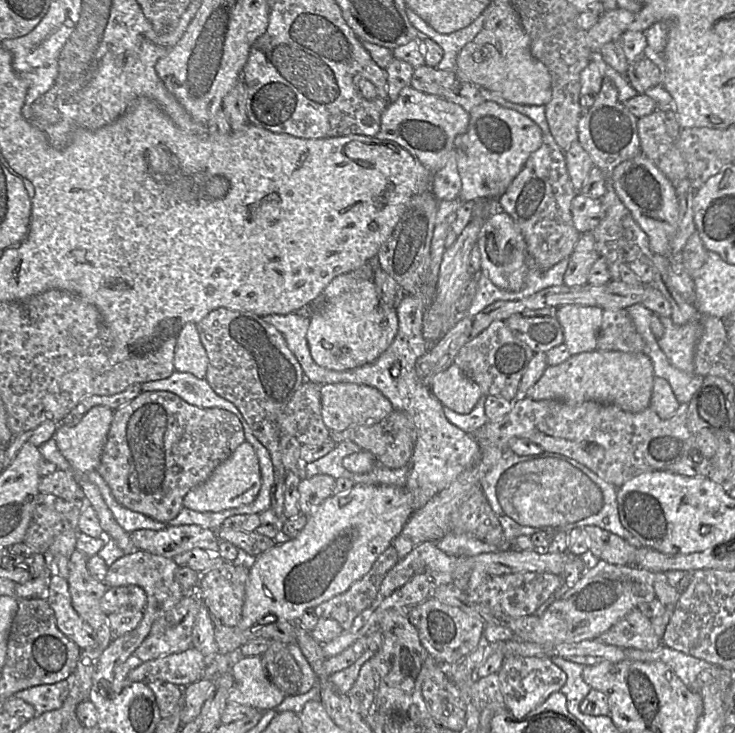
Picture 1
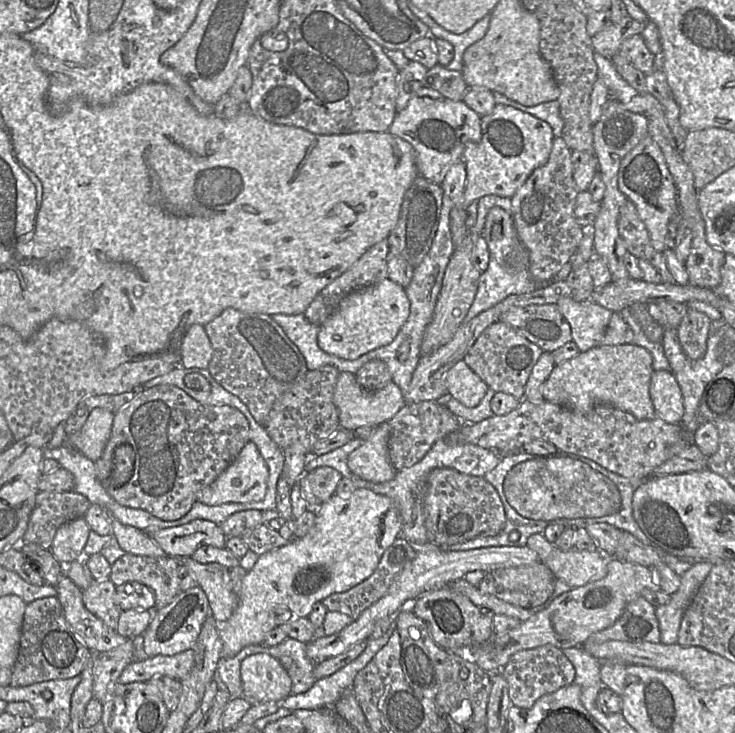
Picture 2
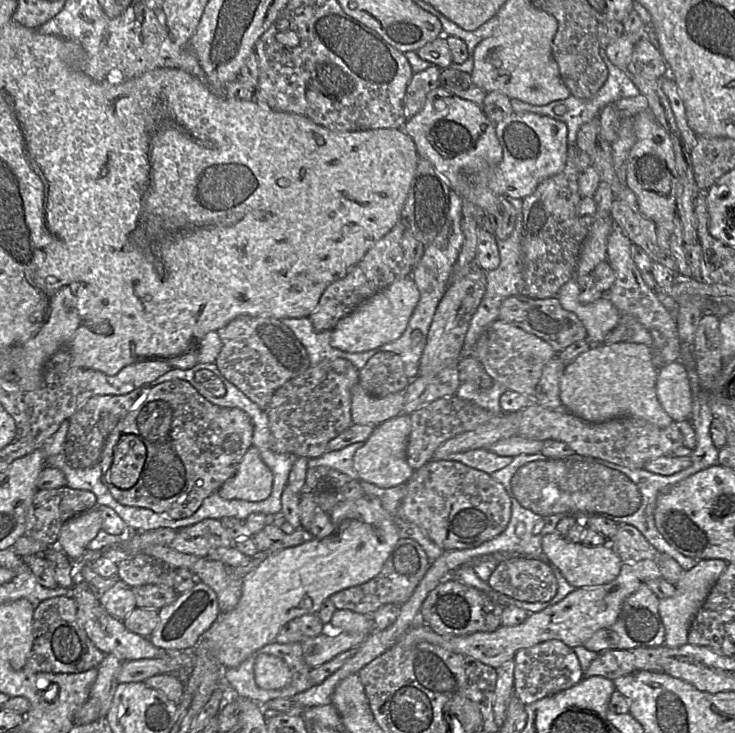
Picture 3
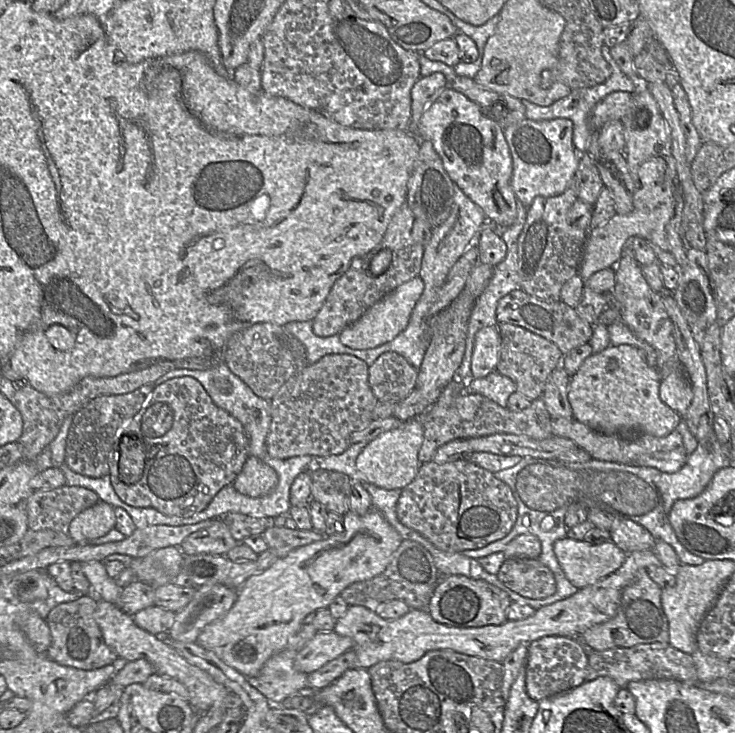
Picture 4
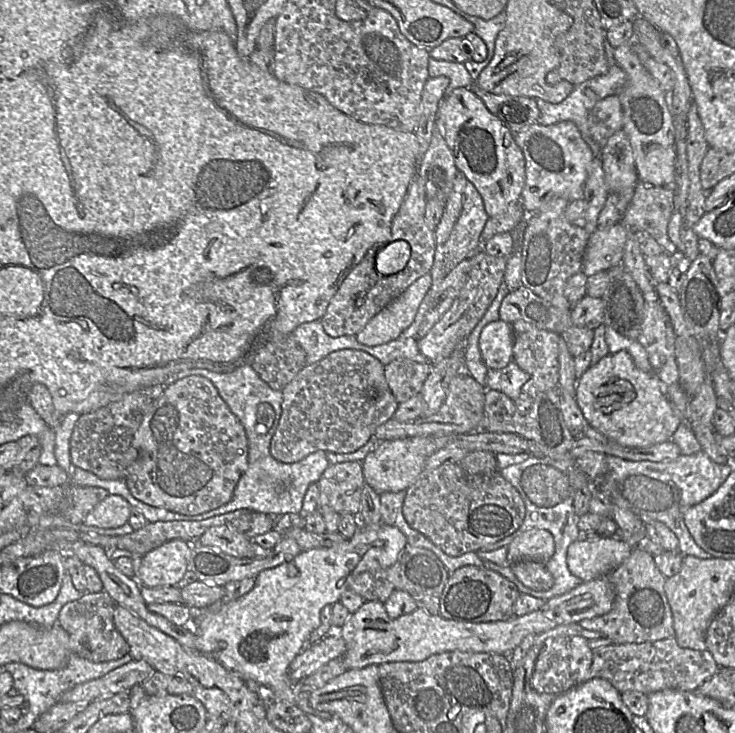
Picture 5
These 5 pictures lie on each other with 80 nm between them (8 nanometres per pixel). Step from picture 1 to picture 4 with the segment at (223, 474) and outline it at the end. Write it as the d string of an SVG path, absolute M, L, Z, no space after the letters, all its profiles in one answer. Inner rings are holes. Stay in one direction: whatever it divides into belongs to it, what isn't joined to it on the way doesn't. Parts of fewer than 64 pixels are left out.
M248 455L233 487L246 496L256 498L271 493L277 484L276 472L253 455Z

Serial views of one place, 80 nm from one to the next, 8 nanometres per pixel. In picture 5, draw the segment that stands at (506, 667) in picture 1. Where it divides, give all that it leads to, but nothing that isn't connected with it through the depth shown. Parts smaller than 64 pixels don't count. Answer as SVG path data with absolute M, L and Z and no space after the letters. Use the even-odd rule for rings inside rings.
M562 636L548 640L535 663L531 687L538 693L560 695L585 682L593 660L588 640L580 636Z

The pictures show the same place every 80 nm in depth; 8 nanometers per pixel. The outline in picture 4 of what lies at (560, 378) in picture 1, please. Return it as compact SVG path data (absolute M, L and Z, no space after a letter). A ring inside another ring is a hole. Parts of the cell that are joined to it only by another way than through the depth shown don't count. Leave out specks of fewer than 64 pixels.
M622 344L609 345L598 353L592 353L584 360L568 383L568 401L573 418L604 434L637 432L656 437L665 437L676 430L682 416L666 405L659 396L661 377L656 368L648 366L644 353L638 348Z

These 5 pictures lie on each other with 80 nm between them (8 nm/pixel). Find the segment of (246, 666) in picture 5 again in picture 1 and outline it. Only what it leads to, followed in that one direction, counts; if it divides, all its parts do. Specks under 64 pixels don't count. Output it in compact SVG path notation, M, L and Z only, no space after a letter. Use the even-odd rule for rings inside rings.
M358 484L354 485L347 492L332 494L330 497L326 498L309 516L307 524L295 539L276 545L255 559L254 564L249 569L242 615L236 627L241 631L246 631L250 630L254 626L276 622L277 620L297 622L309 609L316 608L319 604L328 601L334 596L344 593L354 582L360 580L369 572L378 556L383 553L392 544L393 540L401 533L405 523L413 513L414 506L412 494L408 490L396 486Z

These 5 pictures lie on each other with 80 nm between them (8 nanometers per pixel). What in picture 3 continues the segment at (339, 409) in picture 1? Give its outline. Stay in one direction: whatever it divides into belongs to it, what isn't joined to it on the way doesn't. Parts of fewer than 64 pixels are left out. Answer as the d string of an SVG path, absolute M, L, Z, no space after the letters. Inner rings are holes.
M359 384L351 390L351 418L353 424L378 426L402 413L403 393L384 397L368 394Z

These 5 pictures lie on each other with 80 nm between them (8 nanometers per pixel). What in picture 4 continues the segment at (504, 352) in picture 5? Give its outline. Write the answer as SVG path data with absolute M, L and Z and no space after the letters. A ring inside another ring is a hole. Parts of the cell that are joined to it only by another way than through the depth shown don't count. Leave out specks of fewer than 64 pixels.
M496 325L483 327L477 332L471 359L472 378L479 379L495 371L500 347L501 336Z

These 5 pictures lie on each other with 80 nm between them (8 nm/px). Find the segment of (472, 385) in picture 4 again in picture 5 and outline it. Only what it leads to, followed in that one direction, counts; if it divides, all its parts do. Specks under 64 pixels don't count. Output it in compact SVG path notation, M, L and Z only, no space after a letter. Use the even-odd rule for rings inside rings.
M511 361L501 369L488 370L483 385L487 390L497 390L515 400L522 393L521 387L529 377L528 373Z

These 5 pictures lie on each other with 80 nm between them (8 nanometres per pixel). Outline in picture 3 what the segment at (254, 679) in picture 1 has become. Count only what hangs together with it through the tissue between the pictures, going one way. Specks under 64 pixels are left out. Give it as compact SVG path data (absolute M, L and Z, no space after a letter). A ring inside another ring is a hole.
M260 654L254 663L254 679L261 689L279 690L289 685L291 672L281 659Z

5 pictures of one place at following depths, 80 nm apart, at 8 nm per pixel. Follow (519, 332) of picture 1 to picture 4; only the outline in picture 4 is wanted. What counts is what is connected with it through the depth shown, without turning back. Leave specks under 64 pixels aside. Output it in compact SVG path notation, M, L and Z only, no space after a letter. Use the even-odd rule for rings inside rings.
M517 289L502 297L496 308L498 323L508 323L525 328L551 342L563 355L572 349L589 343L593 335L593 326L586 322L575 308L561 301L542 300Z

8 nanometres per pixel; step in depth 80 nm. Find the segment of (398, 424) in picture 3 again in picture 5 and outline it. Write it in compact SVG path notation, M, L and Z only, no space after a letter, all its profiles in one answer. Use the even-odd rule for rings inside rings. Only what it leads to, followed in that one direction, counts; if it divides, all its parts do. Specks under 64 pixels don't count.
M429 436L378 441L362 461L365 482L378 494L405 491L425 468L426 458L435 452L433 441Z

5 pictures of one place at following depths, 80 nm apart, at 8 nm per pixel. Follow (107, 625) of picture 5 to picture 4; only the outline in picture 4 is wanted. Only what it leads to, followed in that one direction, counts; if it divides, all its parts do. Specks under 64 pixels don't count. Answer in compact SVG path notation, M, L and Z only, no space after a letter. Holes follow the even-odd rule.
M81 594L73 601L60 603L52 608L45 619L50 634L50 644L45 656L60 665L82 670L97 669L117 661L117 654L106 645L95 621L96 607L95 599Z

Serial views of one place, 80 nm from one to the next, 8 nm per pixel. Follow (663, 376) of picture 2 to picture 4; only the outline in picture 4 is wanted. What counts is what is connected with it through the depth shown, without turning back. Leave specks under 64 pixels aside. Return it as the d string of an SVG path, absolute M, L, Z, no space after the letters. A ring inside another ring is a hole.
M683 365L661 378L659 396L666 405L681 416L685 414L693 399L693 391L688 372Z

